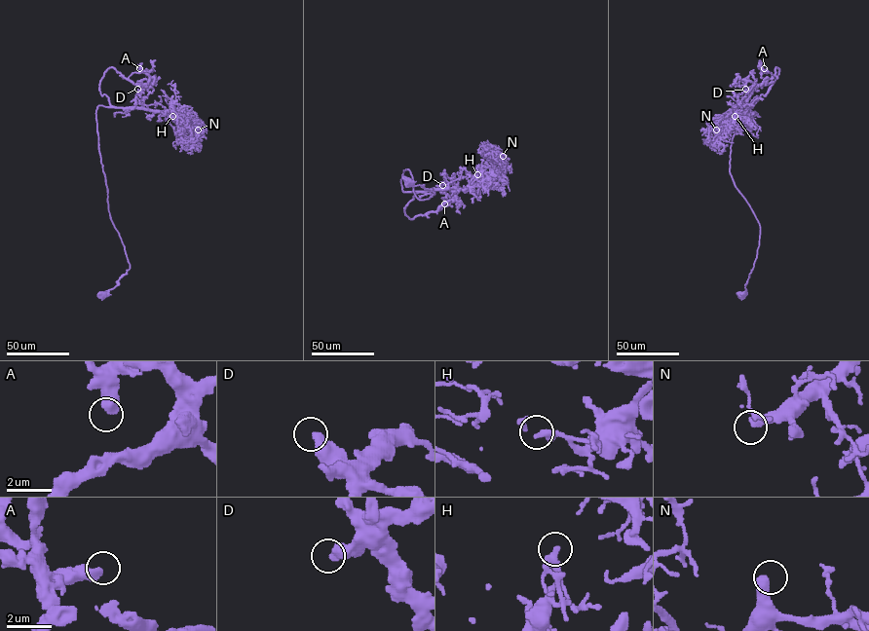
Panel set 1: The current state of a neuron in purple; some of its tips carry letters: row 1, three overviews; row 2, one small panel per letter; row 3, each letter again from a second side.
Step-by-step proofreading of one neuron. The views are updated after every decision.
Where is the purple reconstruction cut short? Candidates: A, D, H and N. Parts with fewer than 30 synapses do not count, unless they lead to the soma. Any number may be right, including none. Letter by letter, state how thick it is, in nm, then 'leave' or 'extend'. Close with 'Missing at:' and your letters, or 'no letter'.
A: 500 nm | leave
D: 480 nm | leave
H: 360 nm | leave
N: 440 nm | extend
Missing at: N

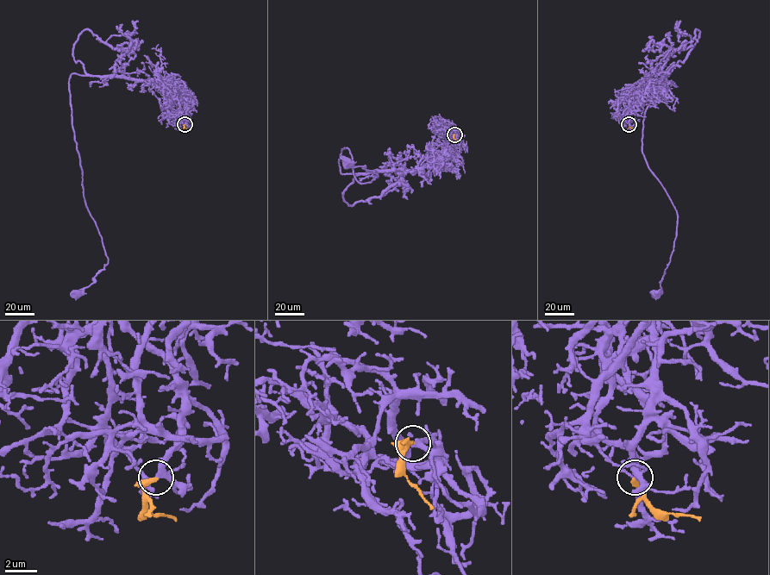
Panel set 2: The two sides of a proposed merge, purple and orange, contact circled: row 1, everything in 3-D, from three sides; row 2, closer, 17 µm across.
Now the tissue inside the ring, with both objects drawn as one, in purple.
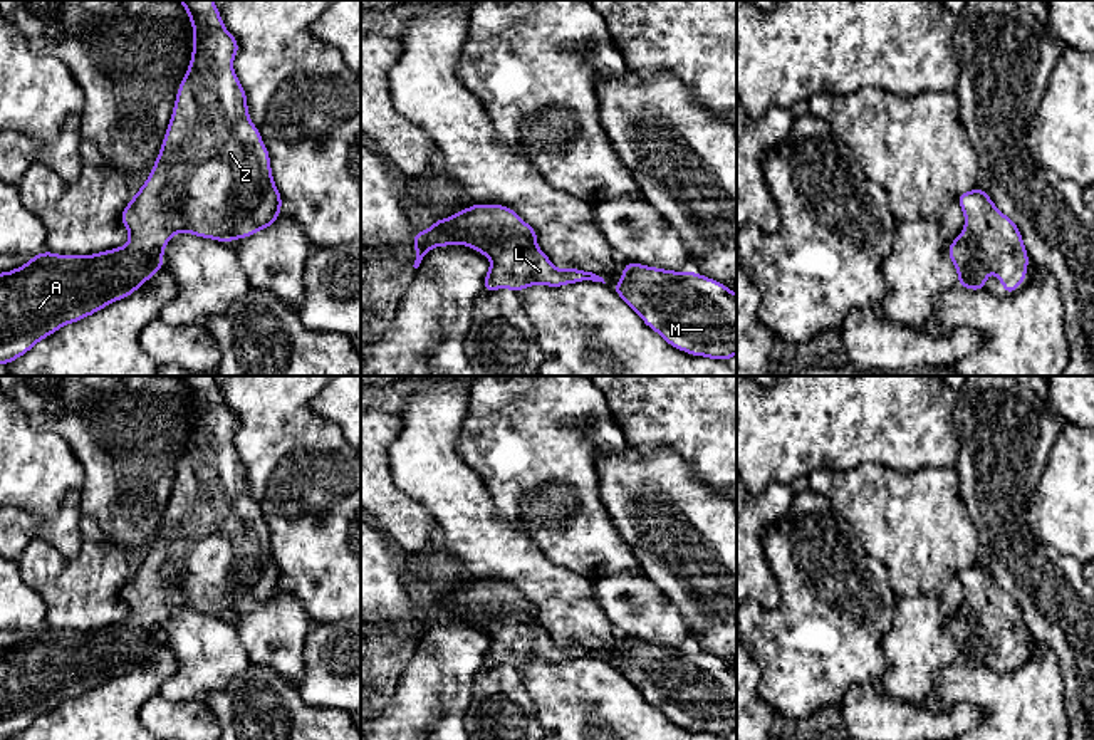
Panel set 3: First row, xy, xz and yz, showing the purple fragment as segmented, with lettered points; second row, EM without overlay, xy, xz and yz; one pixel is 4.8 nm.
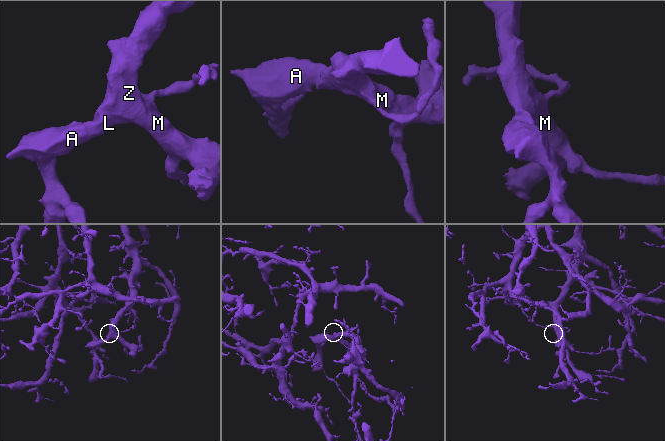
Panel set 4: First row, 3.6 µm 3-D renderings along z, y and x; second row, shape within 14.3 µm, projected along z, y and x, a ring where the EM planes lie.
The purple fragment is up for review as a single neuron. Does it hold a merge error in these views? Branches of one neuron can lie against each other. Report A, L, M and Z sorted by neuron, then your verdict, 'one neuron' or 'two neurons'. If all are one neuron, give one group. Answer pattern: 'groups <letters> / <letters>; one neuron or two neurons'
groups A L M Z; one neuron

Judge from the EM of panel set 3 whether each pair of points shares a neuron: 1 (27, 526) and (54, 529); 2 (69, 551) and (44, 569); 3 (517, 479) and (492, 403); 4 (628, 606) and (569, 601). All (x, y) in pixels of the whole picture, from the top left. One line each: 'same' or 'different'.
1: same
2: different
3: same
4: different

